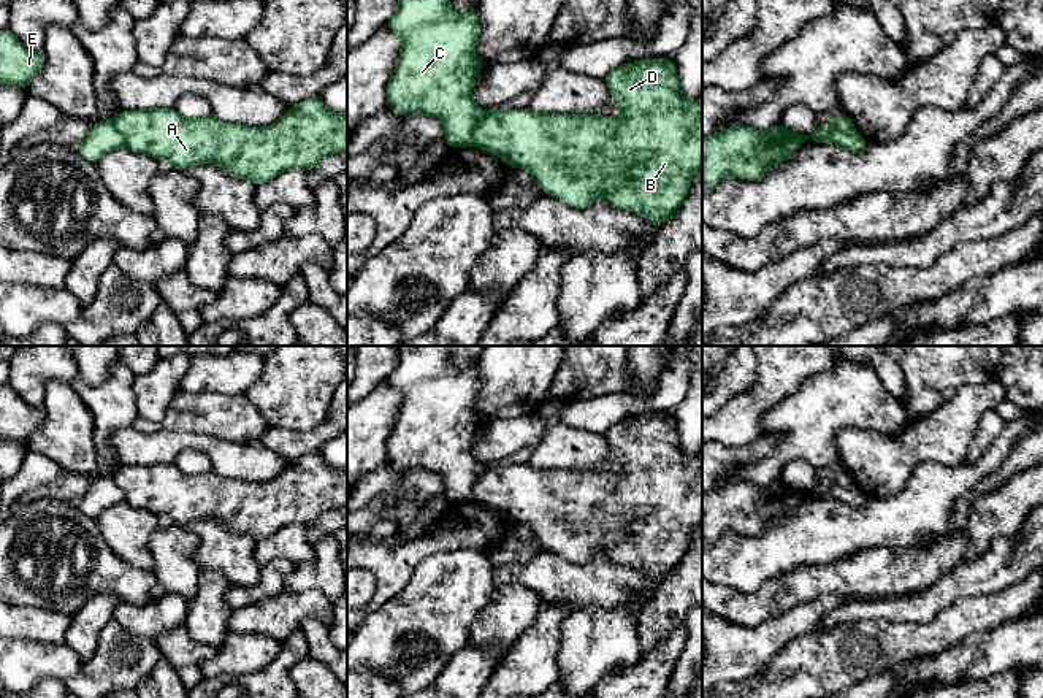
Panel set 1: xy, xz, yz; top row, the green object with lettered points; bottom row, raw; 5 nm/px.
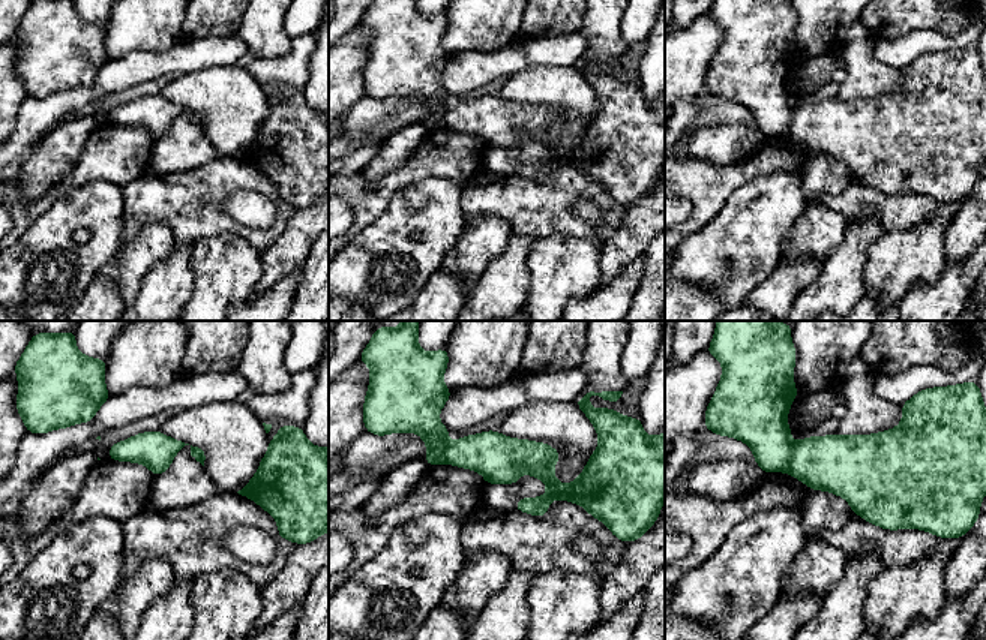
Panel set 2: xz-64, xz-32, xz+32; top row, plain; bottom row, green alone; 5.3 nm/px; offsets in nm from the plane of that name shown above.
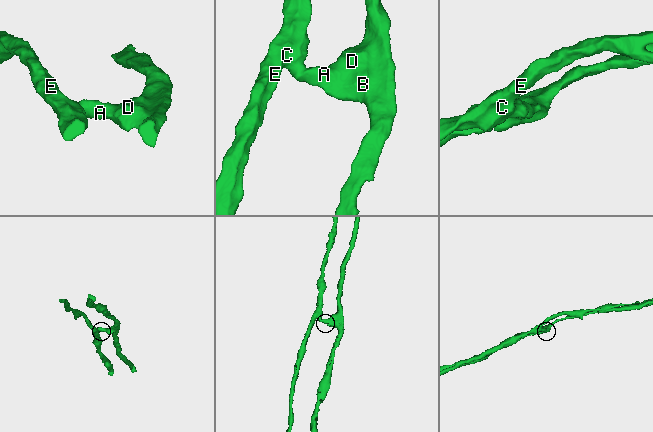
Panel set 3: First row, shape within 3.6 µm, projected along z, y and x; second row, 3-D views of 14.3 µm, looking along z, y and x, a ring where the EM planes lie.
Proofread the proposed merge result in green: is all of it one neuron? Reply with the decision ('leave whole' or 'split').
split

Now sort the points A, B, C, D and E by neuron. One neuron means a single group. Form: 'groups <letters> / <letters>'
groups A B D / C E

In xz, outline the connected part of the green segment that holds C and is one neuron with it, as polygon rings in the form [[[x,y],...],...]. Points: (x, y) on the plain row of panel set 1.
[[[401,346],[395,370],[385,379],[401,392],[401,408],[387,439],[387,463],[398,470],[433,471],[444,479],[450,504],[472,503],[482,465],[471,454],[483,417],[474,411],[480,390],[476,363],[464,370],[450,365],[449,346]]]

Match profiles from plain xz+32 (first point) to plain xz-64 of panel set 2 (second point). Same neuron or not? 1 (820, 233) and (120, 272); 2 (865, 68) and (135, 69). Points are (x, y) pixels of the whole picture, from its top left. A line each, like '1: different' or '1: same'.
1: same
2: different

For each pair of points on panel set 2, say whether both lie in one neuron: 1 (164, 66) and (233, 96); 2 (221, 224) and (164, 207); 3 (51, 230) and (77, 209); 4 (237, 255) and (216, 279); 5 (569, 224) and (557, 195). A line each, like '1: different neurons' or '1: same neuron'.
1: different neurons
2: same neuron
3: same neuron
4: same neuron
5: same neuron

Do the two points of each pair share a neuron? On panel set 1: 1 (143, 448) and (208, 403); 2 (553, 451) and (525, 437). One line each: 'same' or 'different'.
1: different
2: different

